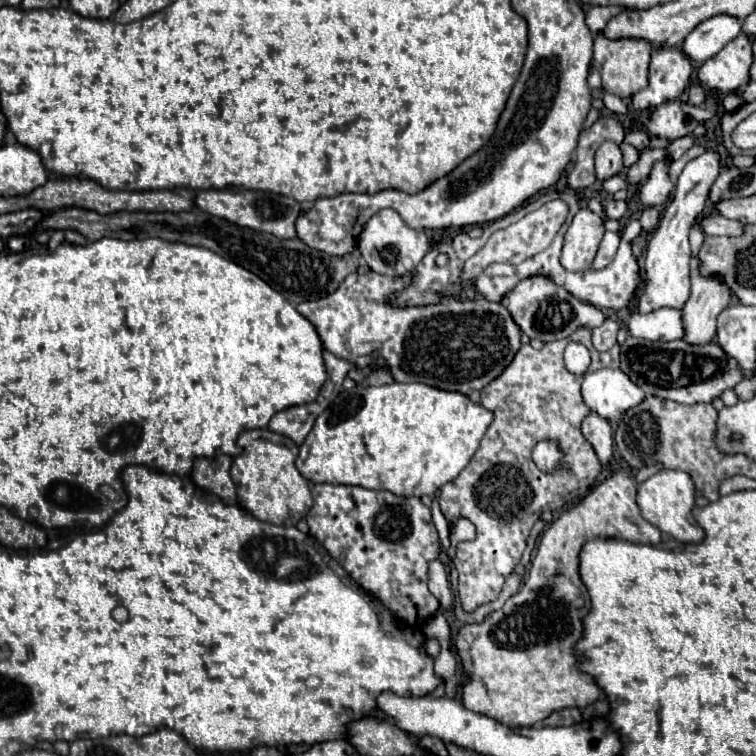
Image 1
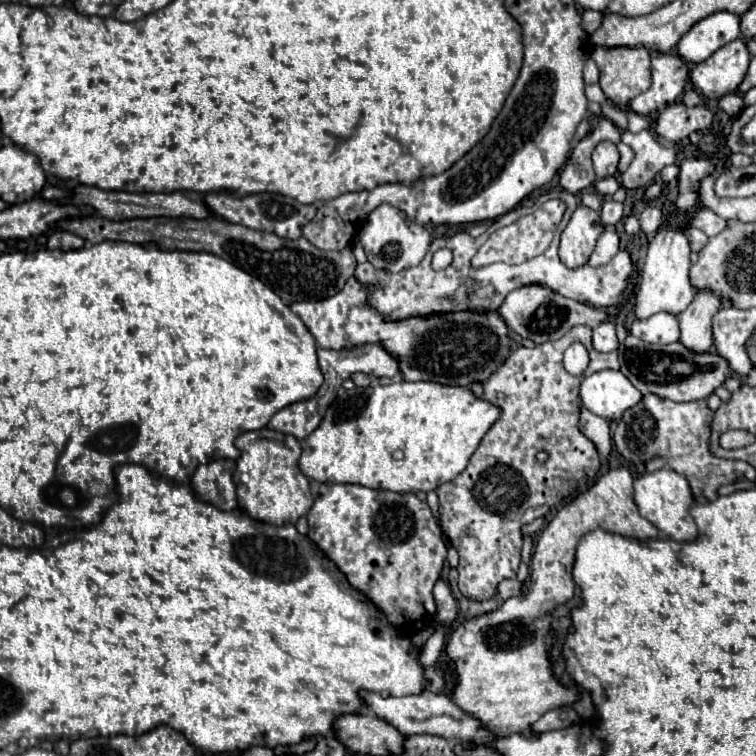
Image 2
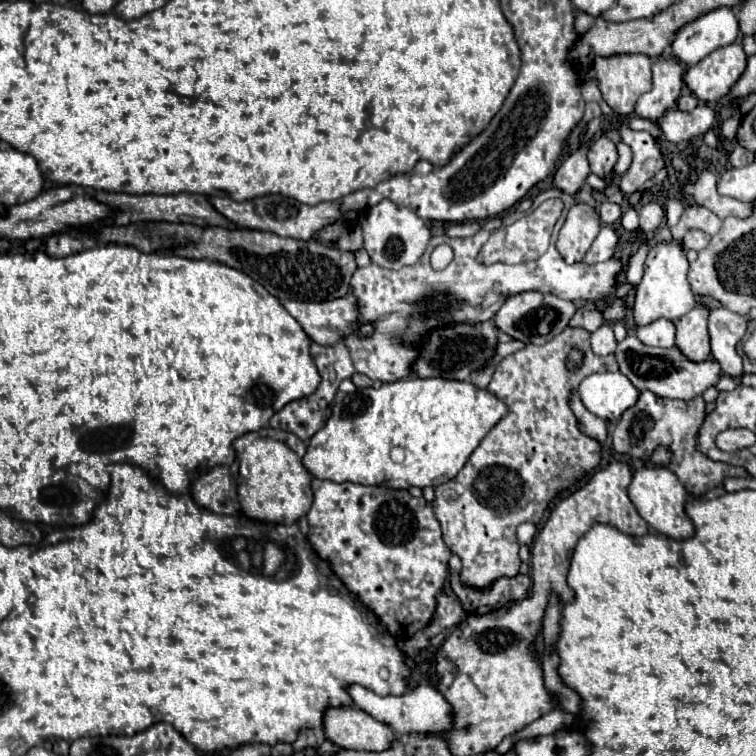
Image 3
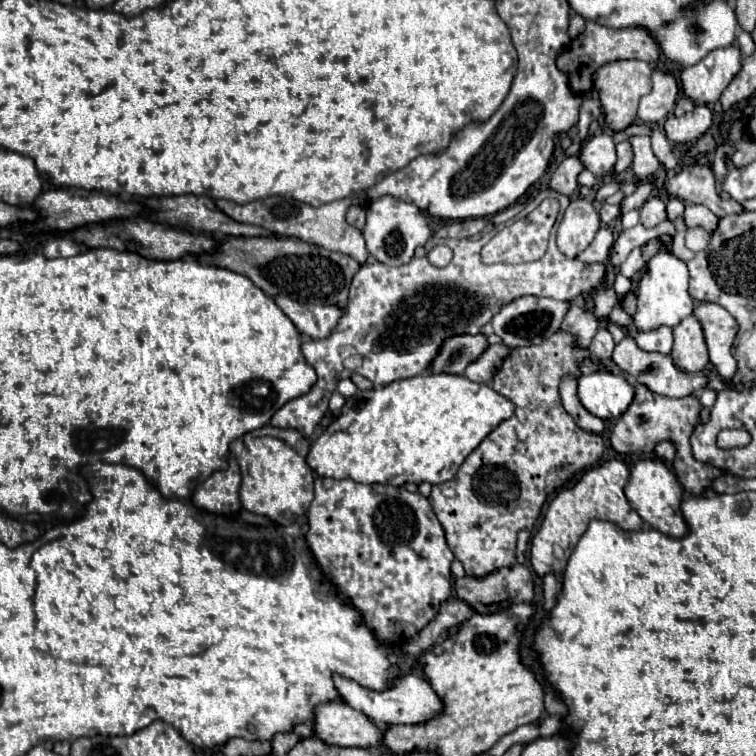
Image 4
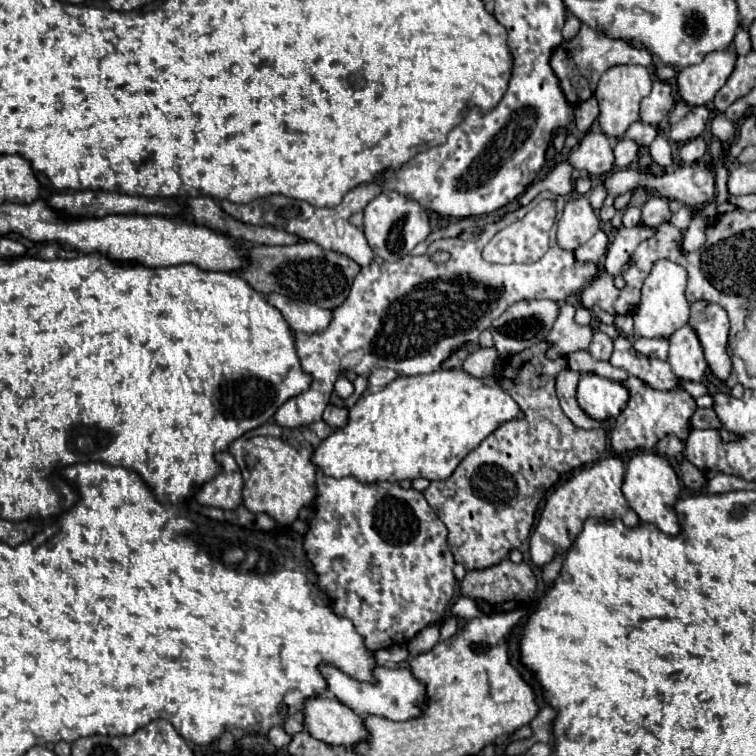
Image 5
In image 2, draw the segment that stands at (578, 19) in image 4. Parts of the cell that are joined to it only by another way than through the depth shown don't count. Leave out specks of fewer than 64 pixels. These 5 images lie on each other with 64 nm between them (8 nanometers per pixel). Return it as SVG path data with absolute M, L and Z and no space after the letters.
M584 10L582 12L582 22L580 22L580 26L588 32L588 34L592 34L598 26L600 26L600 20L602 20L602 12L594 12L594 10Z

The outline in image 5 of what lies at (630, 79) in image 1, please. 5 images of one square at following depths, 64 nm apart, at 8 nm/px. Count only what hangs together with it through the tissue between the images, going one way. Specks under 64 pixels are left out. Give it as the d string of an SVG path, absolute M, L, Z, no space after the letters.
M622 64L622 66L614 66L614 68L606 70L602 74L598 88L596 88L596 94L594 94L598 100L598 106L600 106L598 124L600 124L602 132L610 138L622 138L624 132L628 130L628 126L640 120L638 106L640 106L640 100L650 94L650 88L652 88L652 80L650 80L650 74L644 66Z

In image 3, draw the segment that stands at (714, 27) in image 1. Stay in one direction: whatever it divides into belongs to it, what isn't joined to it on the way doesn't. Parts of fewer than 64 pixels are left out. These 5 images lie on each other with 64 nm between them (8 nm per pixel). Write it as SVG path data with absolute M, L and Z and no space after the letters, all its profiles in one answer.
M720 6L684 24L670 44L672 54L686 66L698 64L712 50L732 44L740 35L739 23L732 8Z

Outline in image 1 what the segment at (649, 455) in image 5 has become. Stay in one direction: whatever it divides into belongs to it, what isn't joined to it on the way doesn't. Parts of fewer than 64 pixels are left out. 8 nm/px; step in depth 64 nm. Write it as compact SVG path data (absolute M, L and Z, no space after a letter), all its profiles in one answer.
M660 470L658 474L646 478L642 484L638 484L636 504L640 508L642 518L646 518L650 524L660 528L662 532L670 534L674 540L698 544L704 538L704 530L696 524L696 520L692 516L694 498L696 498L696 490L694 490L692 478L686 472Z

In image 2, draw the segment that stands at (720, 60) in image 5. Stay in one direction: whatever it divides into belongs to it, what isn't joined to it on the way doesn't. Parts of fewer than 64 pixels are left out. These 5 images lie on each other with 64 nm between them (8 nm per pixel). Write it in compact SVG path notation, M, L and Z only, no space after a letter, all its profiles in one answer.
M742 38L718 48L708 60L690 70L690 82L706 98L722 98L736 92L746 76L750 54Z

